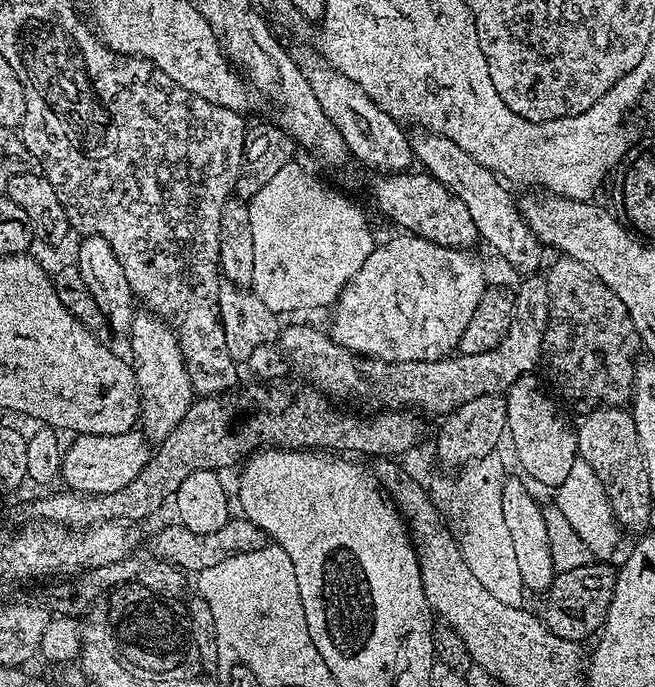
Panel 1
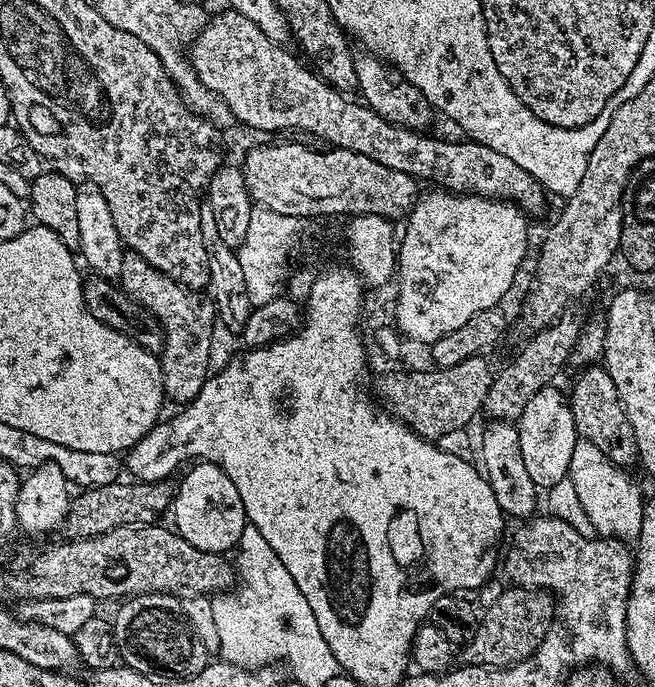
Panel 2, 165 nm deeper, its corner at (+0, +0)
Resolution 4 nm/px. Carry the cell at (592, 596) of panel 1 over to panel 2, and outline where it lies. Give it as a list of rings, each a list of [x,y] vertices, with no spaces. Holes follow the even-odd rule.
[[[513,585],[503,589],[493,606],[486,608],[470,643],[464,648],[465,665],[507,668],[531,659],[555,620],[556,600],[544,589]]]

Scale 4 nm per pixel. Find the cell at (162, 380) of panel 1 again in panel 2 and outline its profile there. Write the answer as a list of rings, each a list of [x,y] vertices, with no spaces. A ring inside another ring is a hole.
[[[130,251],[124,253],[118,284],[150,315],[156,316],[164,327],[164,351],[158,356],[164,394],[169,401],[177,400],[180,406],[187,406],[202,390],[210,375],[212,323],[216,324],[218,320],[215,300],[203,291],[174,282],[174,278],[154,270],[150,262]]]

